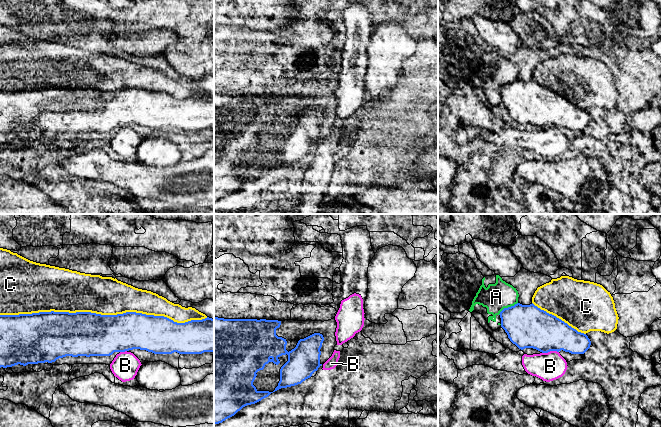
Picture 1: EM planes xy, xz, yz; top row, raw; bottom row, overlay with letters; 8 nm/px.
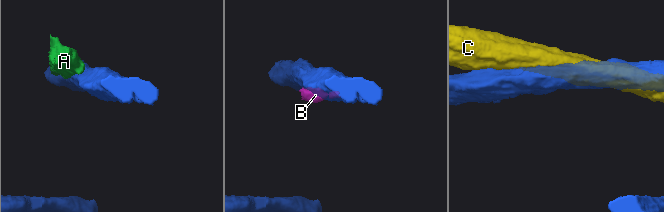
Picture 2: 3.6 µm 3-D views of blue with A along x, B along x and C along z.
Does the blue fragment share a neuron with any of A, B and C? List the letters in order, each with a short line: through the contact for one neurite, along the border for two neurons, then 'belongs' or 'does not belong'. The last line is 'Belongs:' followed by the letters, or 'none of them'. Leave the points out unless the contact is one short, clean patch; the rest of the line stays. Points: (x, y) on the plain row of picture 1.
A: does not belong
B: does not belong
C: does not belong
Belongs: none of them

